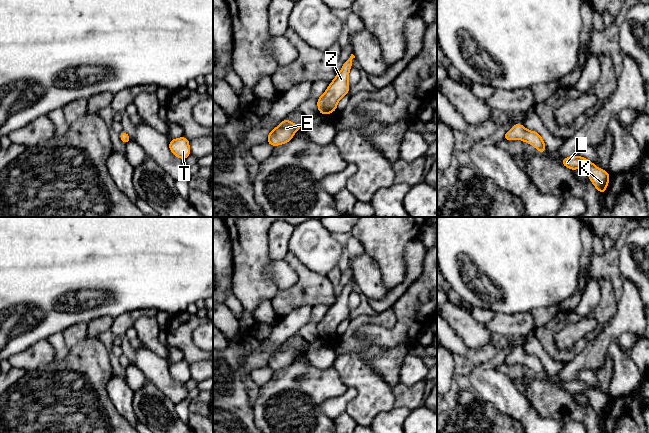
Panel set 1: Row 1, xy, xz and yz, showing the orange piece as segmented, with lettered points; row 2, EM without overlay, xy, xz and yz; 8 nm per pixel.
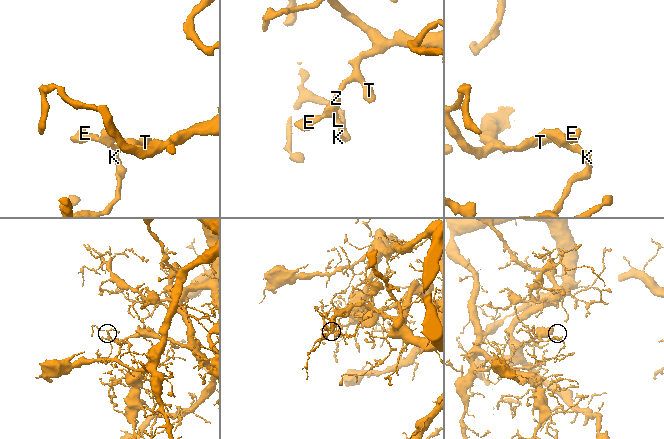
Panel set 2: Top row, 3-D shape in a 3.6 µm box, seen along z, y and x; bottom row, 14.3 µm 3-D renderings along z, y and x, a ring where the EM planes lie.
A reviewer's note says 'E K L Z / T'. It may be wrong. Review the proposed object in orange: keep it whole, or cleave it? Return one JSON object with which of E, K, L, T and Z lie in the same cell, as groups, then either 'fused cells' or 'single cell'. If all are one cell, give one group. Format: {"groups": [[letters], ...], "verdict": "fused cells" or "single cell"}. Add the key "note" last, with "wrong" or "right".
{"groups": [["E", "K", "L", "T", "Z"]], "verdict": "single cell", "note": "wrong"}

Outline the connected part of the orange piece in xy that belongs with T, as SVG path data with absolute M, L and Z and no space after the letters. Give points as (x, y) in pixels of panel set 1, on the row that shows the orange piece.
M184 136L170 140L169 149L176 157L183 160L191 154L189 140Z

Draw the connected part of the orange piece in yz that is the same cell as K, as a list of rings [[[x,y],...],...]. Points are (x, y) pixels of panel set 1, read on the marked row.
[[[582,156],[563,158],[562,165],[568,167],[570,170],[584,169],[592,184],[602,195],[604,194],[610,179],[607,171],[596,167],[592,161]]]

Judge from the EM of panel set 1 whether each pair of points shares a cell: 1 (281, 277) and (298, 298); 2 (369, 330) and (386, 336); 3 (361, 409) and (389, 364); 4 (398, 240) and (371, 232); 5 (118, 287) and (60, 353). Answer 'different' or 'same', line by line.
1: different
2: same
3: different
4: same
5: different

